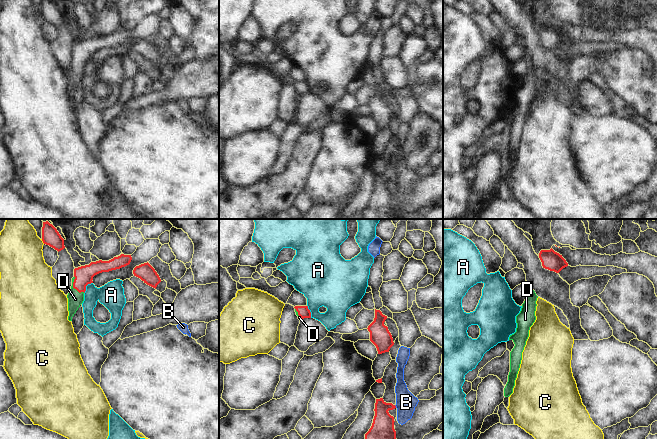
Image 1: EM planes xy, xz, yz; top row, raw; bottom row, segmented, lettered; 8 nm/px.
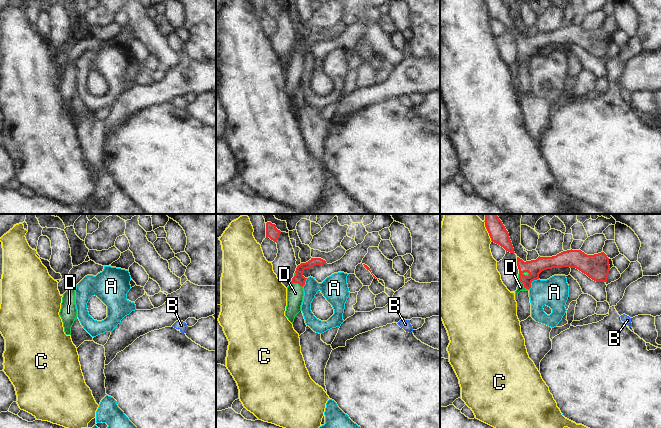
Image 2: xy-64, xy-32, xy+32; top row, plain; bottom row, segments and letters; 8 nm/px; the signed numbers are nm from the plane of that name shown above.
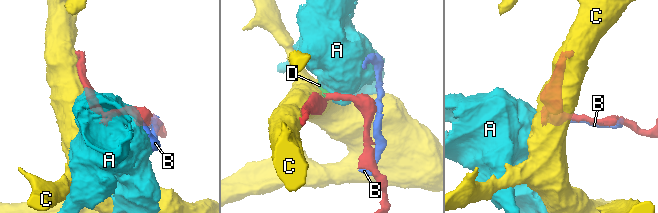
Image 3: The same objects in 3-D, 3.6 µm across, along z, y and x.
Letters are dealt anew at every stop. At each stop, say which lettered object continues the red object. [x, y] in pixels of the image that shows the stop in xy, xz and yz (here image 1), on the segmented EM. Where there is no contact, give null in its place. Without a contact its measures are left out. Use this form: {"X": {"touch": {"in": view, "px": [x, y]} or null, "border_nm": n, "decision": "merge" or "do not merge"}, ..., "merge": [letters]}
{"A": {"touch": {"in": "xy", "px": [85, 287]}, "border_nm": 120, "decision": "do not merge"}, "B": {"touch": {"in": "xz", "px": [395, 406]}, "border_nm": 30, "decision": "do not merge"}, "C": {"touch": {"in": "xy", "px": [42, 240]}, "border_nm": 50, "decision": "do not merge"}, "D": {"touch": {"in": "xy", "px": [73, 287]}, "border_nm": 160, "decision": "merge"}, "merge": ["D"]}

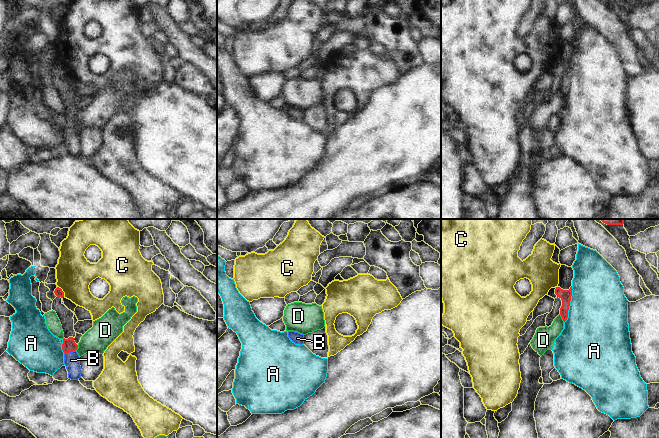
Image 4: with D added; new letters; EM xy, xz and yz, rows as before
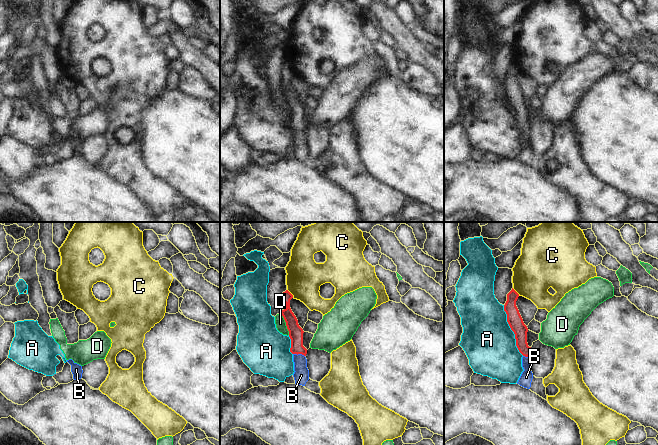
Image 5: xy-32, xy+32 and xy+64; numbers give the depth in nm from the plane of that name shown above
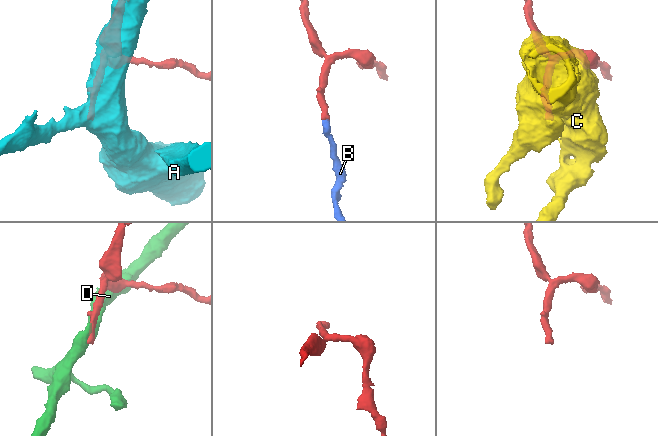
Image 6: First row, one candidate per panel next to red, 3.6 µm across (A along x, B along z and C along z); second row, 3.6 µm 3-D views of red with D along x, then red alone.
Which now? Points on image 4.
{"A": {"touch": {"in": "yz", "px": [569, 304]}, "border_nm": 300, "decision": "do not merge"}, "B": {"touch": {"in": "xy", "px": [69, 351]}, "border_nm": 100, "decision": "merge"}, "C": {"touch": {"in": "xy", "px": [62, 291]}, "border_nm": 110, "decision": "do not merge"}, "D": {"touch": {"in": "yz", "px": [562, 318]}, "border_nm": 80, "decision": "do not merge"}, "merge": ["B"]}

